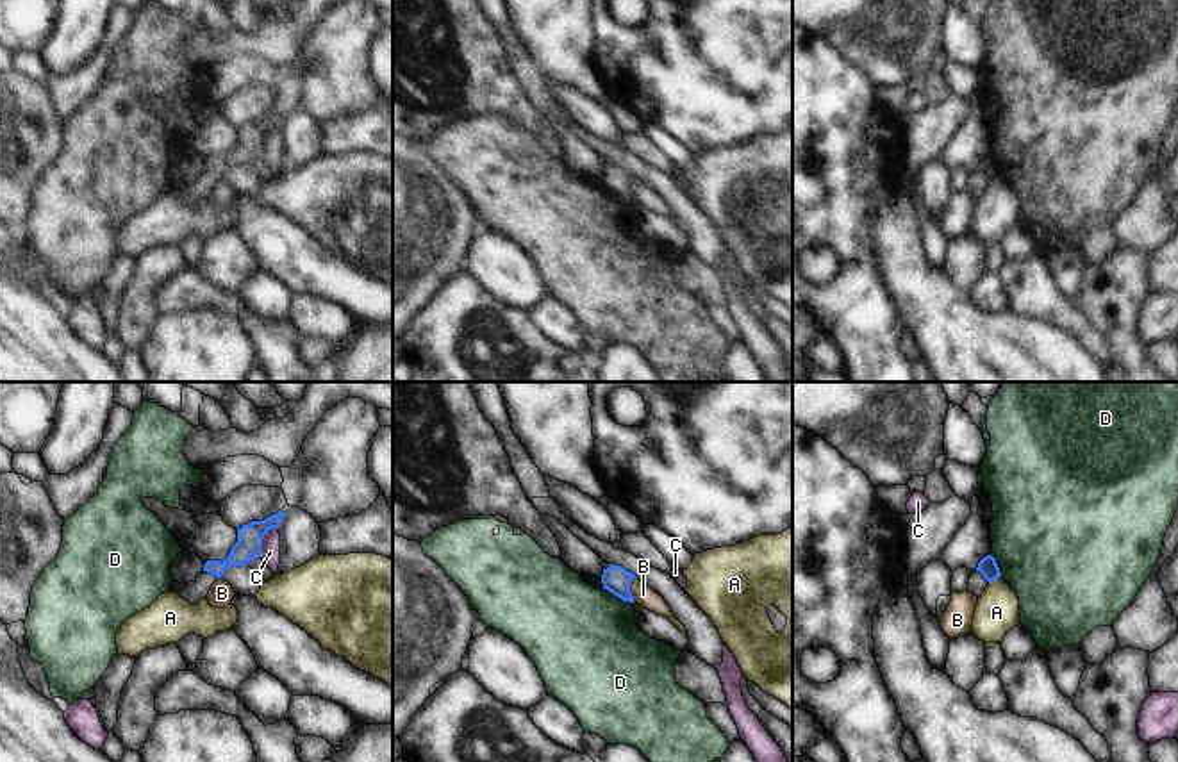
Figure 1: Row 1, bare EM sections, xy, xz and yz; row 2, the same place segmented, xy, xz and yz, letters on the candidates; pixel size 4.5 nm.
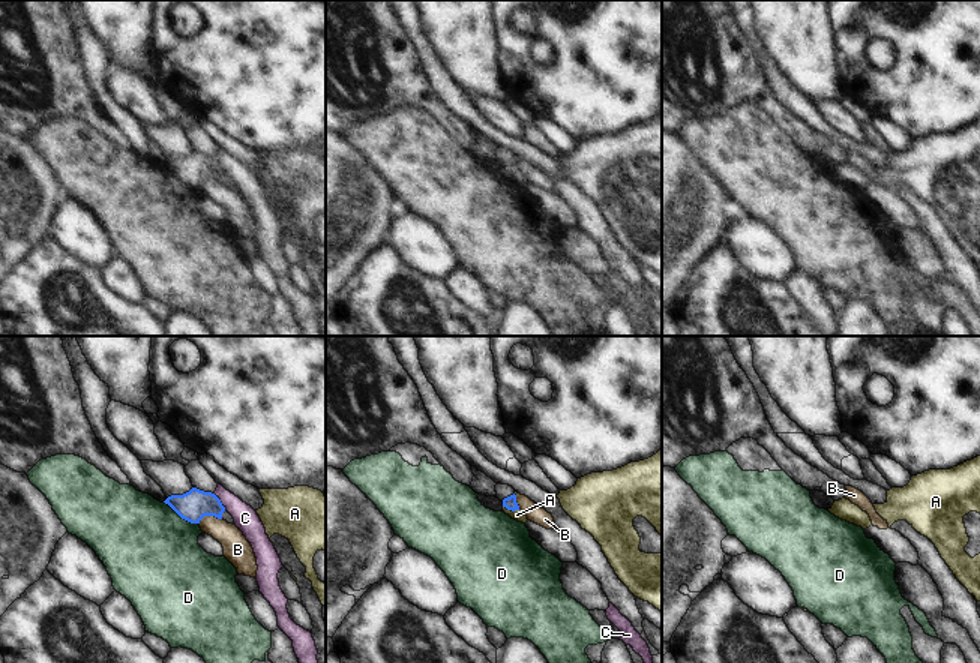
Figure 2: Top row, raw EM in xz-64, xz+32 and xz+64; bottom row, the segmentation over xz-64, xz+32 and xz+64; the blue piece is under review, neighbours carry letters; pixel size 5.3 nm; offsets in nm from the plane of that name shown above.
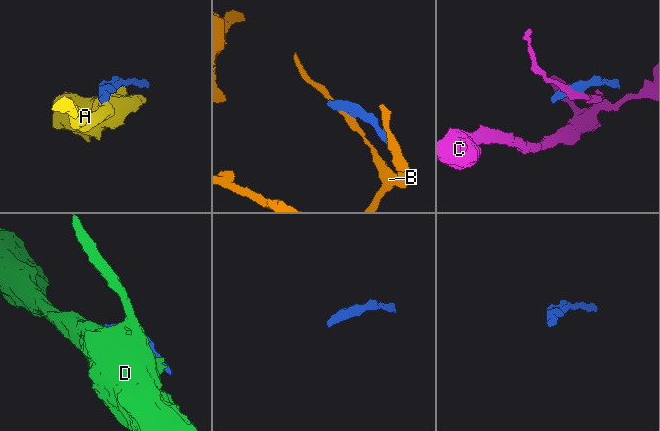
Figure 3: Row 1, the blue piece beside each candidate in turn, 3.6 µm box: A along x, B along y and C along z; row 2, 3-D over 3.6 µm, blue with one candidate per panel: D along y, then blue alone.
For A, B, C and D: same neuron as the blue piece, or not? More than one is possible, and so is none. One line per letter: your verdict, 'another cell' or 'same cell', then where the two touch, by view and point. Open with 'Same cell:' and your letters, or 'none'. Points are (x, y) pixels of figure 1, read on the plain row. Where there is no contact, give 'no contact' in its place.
Same cell: none
A: another cell; contact yz (995, 179)
B: another cell; contact xz (629, 190)
C: another cell; contact xy (263, 138)
D: another cell; contact xz (618, 197)

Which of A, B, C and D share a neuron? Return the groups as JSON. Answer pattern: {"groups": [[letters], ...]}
{"groups": [["A"], ["B"], ["C"], ["D"]]}

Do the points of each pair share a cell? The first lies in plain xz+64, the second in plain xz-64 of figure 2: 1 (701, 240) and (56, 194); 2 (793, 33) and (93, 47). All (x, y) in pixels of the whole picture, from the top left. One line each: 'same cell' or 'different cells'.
1: same cell
2: different cells

